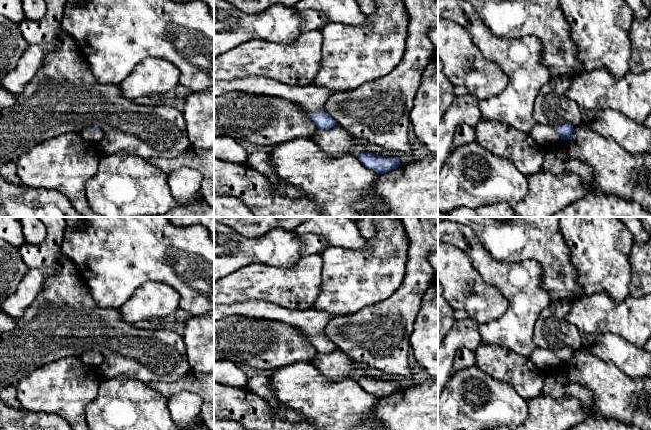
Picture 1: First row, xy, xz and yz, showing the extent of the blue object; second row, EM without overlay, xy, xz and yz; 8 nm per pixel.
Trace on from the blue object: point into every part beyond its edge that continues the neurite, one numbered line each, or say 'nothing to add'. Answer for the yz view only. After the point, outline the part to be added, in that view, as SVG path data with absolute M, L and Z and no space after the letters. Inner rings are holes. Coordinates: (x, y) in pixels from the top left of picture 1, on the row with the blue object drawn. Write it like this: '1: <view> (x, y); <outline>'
1: yz (544, 135); M536 123L531 132L531 138L535 143L544 148L562 141L555 127Z

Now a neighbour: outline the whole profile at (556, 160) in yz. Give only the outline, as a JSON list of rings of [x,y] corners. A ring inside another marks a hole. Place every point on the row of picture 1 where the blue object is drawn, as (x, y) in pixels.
[[[562,140],[556,144],[543,148],[542,170],[555,175],[572,173],[583,180],[593,178],[593,170],[584,162],[570,159],[567,151],[568,142]]]

